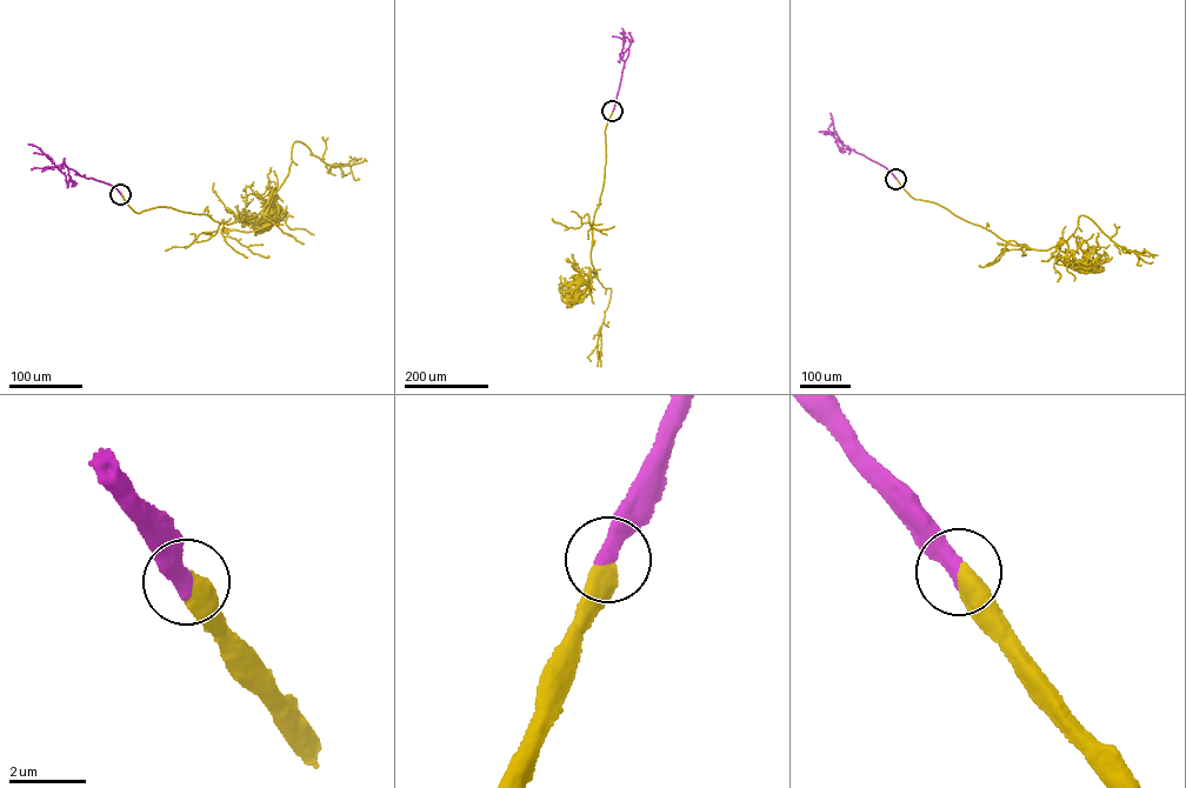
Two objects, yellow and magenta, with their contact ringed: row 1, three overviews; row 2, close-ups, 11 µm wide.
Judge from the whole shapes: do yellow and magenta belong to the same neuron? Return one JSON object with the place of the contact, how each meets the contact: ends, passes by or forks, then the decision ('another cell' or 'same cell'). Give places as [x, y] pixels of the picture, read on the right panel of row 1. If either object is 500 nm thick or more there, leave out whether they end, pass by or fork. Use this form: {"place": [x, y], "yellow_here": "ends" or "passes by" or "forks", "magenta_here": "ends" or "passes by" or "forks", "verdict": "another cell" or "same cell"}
{"place": [895, 179], "verdict": "same cell"}

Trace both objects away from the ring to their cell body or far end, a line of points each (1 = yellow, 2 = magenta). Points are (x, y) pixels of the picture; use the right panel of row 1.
1: (897, 179), (913, 198), (939, 204), (1011, 245), (1045, 251), (1066, 241), (1068, 261), (1059, 265), (1055, 259)
2: (895, 179), (885, 167), (835, 138), (839, 151), (843, 144), (830, 113)

